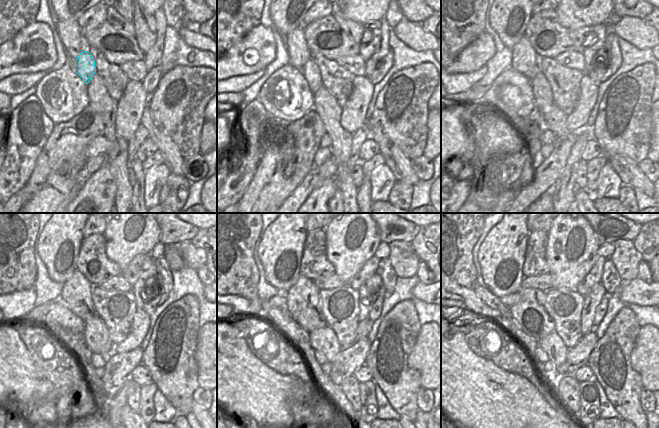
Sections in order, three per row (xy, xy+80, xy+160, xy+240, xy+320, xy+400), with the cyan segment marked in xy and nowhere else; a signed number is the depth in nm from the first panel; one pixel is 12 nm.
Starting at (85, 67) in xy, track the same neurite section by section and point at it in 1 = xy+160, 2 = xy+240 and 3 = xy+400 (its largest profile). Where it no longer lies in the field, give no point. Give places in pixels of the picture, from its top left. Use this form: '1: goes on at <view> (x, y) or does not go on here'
1: goes on at xy+160 (541, 88)
2: goes on at xy+240 (95, 332)
3: goes on at xy+400 (552, 344)

